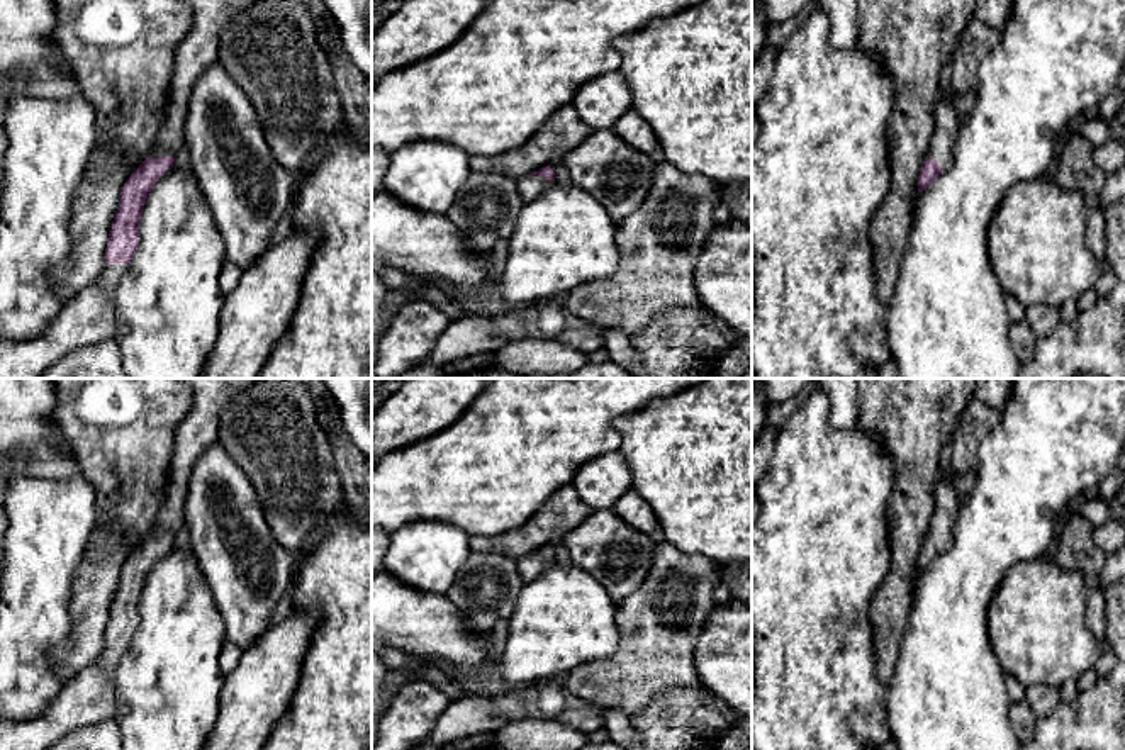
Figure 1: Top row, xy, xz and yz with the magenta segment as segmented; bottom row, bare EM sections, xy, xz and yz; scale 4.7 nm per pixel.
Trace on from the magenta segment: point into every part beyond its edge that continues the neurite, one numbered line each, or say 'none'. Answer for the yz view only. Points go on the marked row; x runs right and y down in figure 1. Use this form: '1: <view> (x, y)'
1: yz (940, 146)

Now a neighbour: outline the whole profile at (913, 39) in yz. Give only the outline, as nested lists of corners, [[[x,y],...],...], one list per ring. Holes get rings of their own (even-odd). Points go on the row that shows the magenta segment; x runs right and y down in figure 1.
[[[859,0],[857,48],[881,59],[893,76],[894,105],[886,129],[889,187],[867,227],[876,270],[876,297],[889,305],[901,273],[910,238],[918,176],[935,131],[940,71],[954,56],[979,0]]]

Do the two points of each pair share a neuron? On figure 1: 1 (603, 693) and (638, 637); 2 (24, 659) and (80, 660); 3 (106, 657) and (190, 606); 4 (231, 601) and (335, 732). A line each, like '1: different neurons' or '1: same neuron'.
1: same neuron
2: different neurons
3: different neurons
4: different neurons

